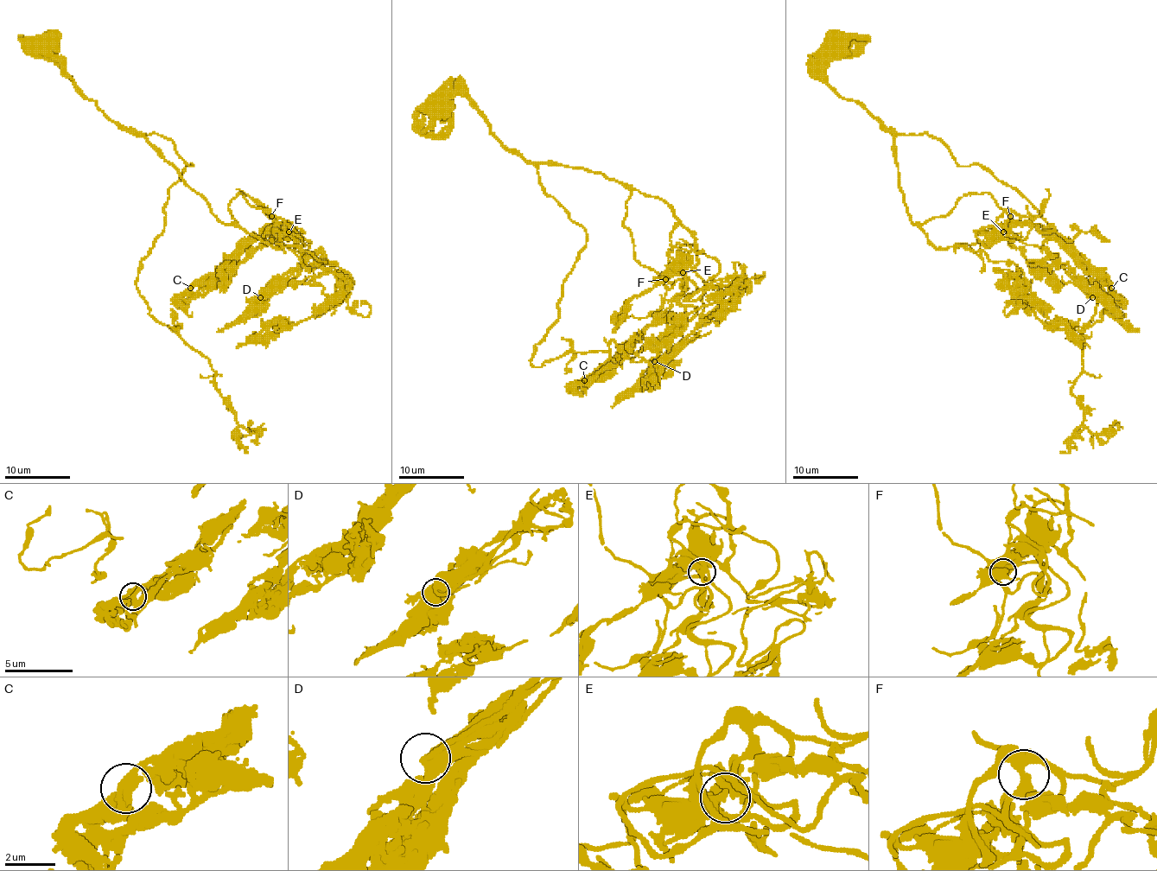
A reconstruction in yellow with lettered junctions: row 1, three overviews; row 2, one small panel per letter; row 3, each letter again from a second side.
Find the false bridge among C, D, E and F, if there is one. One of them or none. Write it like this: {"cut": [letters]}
{"cut": []}

